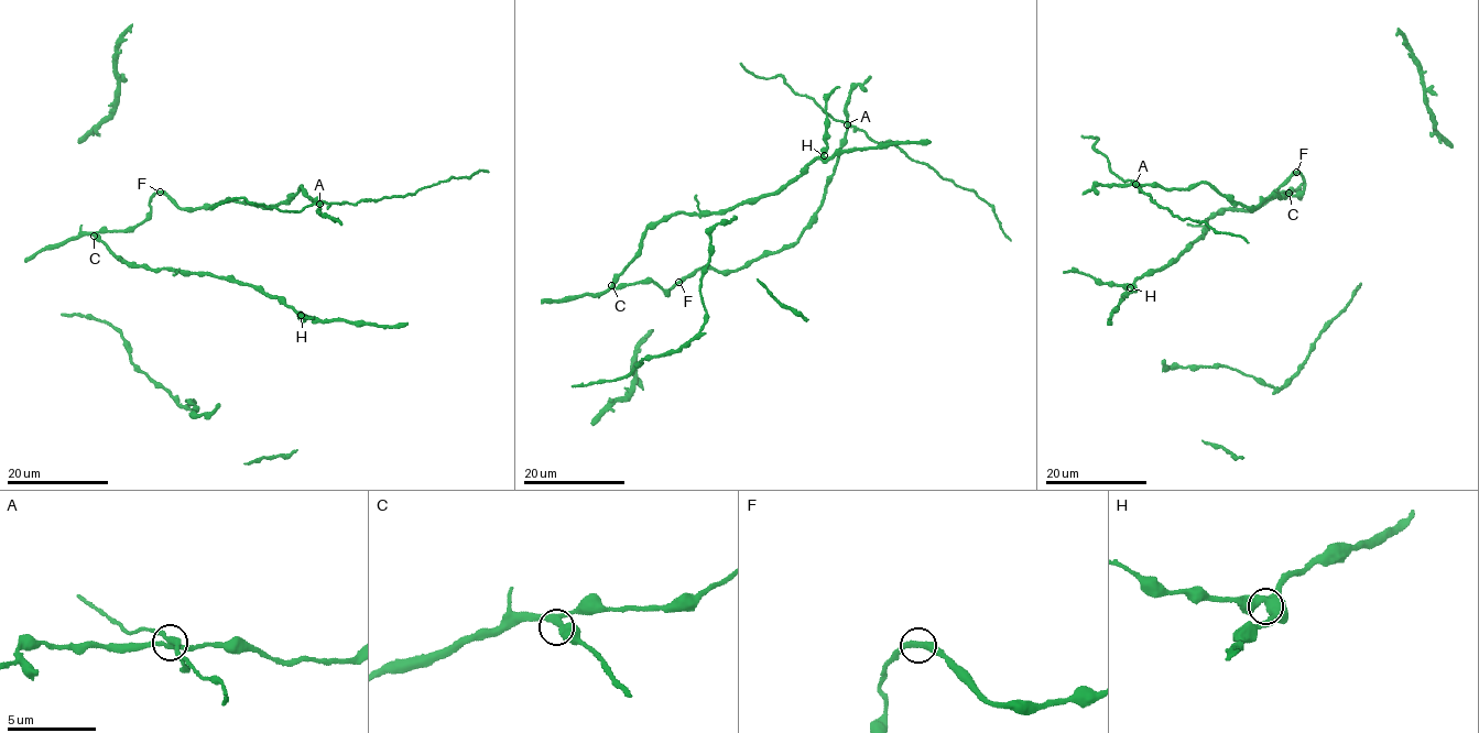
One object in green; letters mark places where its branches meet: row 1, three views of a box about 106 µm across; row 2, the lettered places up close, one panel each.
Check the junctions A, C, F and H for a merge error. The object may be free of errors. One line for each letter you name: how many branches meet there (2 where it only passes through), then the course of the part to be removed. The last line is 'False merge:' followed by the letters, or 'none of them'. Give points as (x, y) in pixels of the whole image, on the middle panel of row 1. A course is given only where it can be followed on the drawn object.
A: Branches: 4. Course of the part to remove: (847, 124), (872, 140), (892, 141), (942, 177), (970, 189), (992, 207), (1011, 240)
False merge: A

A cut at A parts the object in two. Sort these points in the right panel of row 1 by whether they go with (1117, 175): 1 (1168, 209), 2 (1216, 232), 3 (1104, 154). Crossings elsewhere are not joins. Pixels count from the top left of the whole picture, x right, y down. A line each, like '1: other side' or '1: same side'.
1: same side
2: same side
3: same side

